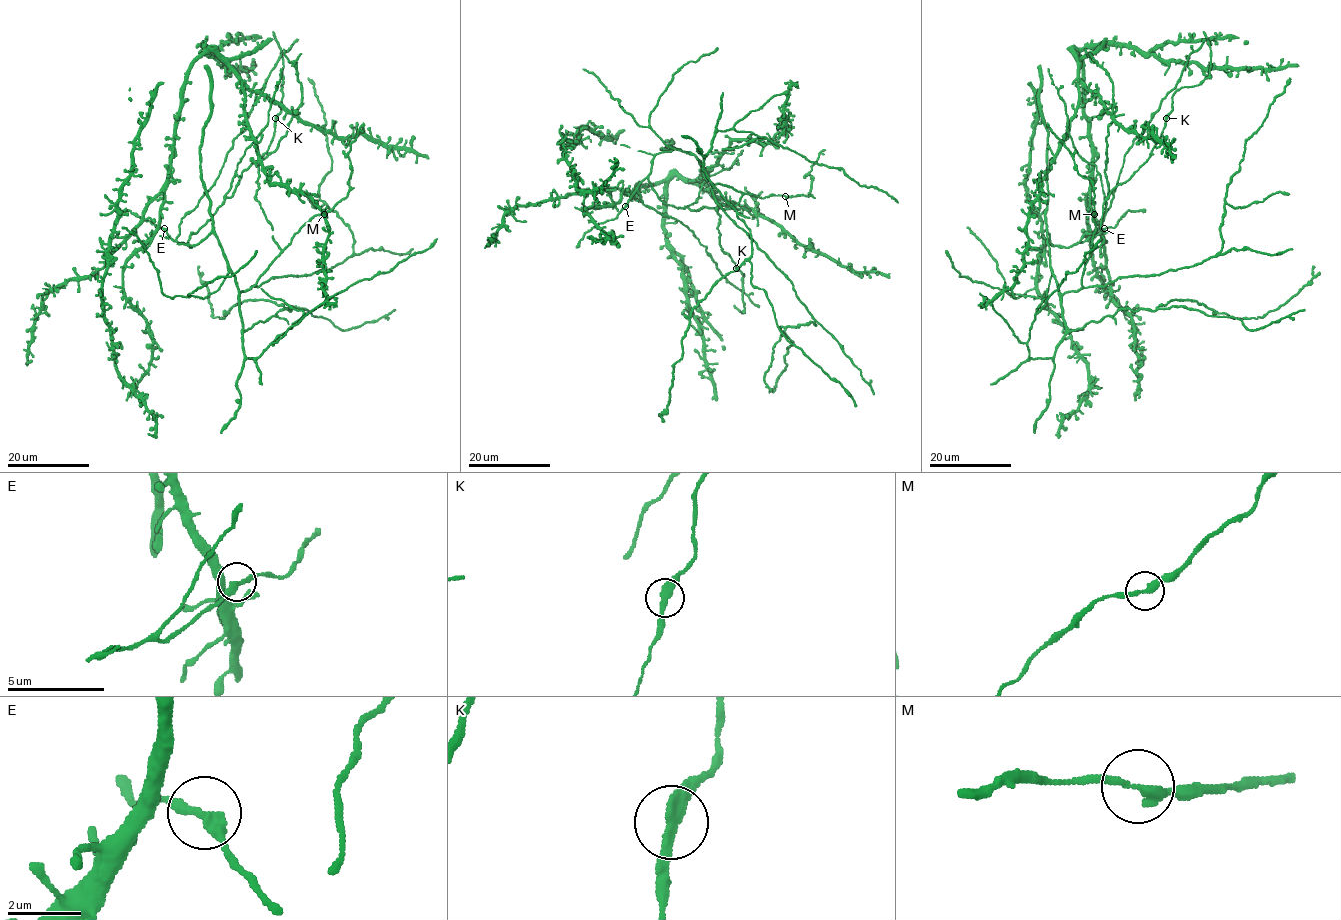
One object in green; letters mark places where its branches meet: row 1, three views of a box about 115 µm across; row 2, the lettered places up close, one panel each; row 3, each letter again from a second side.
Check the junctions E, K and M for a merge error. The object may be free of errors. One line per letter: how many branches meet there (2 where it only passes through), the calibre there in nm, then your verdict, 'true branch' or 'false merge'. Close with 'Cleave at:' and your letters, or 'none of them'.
E: 2 branches meet; 280 nm thick; true branch
K: 2 branches meet; 280 nm thick; true branch
M: 2 branches meet; 280 nm thick; true branch
Cleave at: none of them

